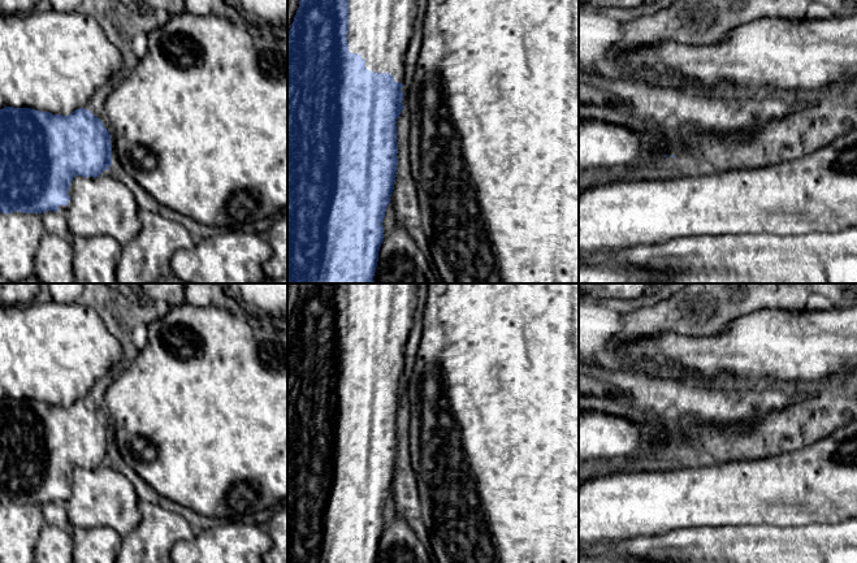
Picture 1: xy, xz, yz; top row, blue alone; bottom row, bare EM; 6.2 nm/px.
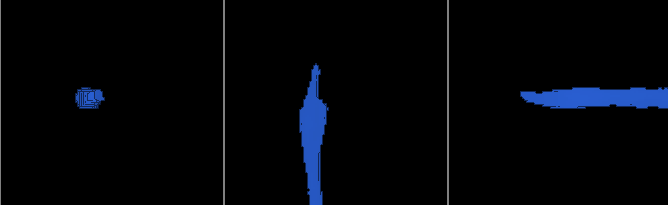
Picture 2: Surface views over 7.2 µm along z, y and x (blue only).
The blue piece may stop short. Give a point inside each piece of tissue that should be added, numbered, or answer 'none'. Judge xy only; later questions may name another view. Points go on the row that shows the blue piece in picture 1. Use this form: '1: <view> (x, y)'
1: xy (63, 208)

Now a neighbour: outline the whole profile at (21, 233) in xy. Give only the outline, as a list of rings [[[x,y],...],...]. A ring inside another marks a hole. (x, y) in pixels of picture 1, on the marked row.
[[[0,212],[1,283],[23,283],[35,273],[35,254],[44,234],[39,213]]]

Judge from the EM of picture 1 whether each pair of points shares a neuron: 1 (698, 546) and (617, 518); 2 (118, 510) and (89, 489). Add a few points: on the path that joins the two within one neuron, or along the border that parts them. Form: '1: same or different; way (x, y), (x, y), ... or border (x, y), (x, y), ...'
1: different; border (693, 527), (633, 538)
2: same; way (111, 502), (96, 494)

